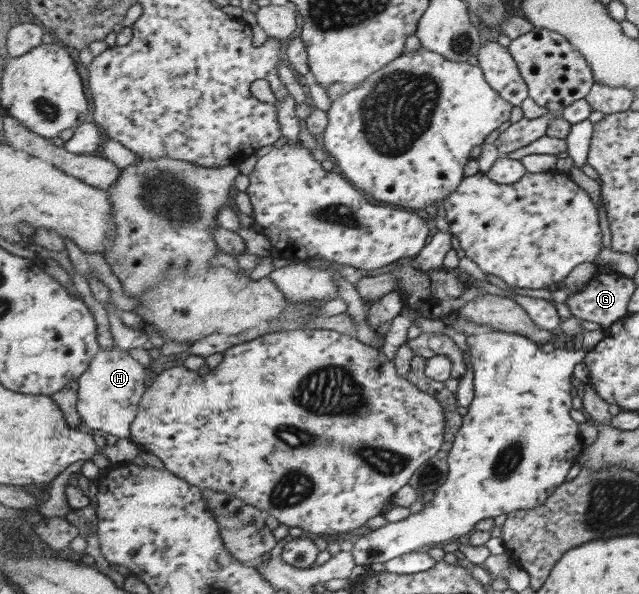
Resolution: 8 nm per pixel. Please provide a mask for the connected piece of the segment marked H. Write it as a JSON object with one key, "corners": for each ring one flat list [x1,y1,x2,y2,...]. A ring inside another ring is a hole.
{"corners":[[117,346,109,350,101,347,92,362,88,364,88,370,78,380,77,408,83,424,119,438,131,437,132,422,136,419,140,402,147,391,145,374,147,366,131,358,127,350]]}

